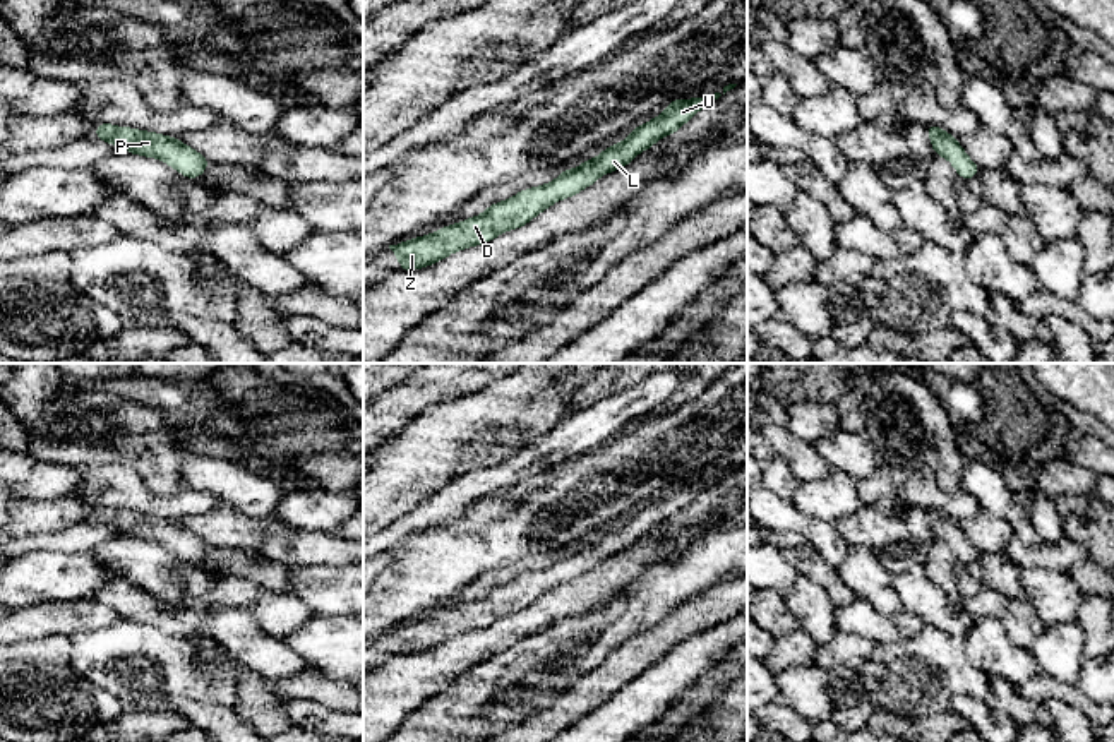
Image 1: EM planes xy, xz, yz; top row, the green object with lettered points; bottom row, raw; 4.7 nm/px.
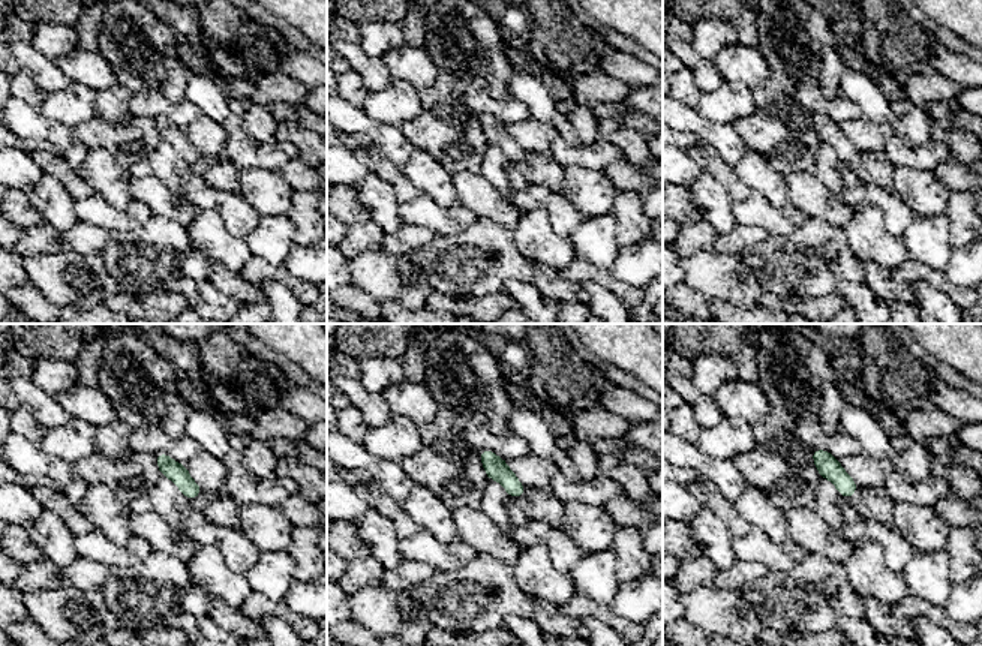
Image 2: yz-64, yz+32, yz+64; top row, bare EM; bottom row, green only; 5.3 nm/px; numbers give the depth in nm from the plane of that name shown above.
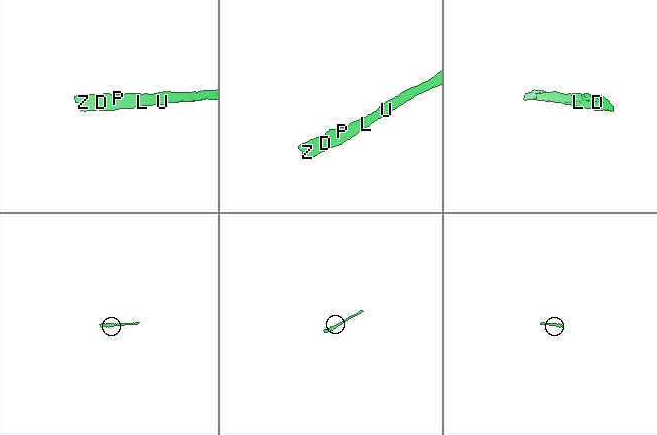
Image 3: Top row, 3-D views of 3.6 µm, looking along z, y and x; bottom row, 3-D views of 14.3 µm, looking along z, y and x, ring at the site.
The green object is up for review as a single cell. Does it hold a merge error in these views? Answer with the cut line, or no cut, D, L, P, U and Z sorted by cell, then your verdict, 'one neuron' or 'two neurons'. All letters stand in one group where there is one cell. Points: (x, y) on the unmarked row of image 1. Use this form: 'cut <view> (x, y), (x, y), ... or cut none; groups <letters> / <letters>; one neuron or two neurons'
cut none; groups D L P U Z; one neuron

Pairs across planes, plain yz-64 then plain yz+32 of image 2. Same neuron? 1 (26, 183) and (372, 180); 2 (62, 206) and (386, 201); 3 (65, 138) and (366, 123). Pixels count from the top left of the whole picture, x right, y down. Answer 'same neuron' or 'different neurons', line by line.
1: different neurons
2: same neuron
3: same neuron

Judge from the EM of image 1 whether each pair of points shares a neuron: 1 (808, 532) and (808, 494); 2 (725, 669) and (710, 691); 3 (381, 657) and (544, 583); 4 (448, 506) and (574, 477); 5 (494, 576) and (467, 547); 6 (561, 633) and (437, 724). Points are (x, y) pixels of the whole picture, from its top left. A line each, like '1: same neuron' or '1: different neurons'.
1: different neurons
2: same neuron
3: same neuron
4: different neurons
5: different neurons
6: same neuron

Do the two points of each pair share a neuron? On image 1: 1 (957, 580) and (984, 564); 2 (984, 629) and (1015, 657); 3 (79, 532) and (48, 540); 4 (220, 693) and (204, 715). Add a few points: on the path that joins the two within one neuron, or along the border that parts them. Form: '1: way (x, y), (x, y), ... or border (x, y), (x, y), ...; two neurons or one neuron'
1: border (965, 566), (984, 586); two neurons
2: way (991, 636), (1008, 653); one neuron
3: way (72, 538), (55, 540); one neuron
4: border (173, 696), (230, 706); two neurons

